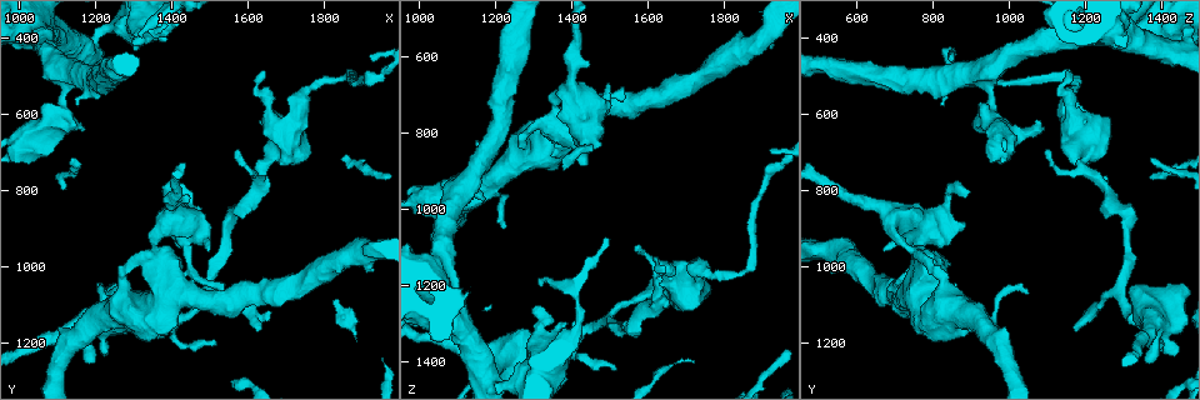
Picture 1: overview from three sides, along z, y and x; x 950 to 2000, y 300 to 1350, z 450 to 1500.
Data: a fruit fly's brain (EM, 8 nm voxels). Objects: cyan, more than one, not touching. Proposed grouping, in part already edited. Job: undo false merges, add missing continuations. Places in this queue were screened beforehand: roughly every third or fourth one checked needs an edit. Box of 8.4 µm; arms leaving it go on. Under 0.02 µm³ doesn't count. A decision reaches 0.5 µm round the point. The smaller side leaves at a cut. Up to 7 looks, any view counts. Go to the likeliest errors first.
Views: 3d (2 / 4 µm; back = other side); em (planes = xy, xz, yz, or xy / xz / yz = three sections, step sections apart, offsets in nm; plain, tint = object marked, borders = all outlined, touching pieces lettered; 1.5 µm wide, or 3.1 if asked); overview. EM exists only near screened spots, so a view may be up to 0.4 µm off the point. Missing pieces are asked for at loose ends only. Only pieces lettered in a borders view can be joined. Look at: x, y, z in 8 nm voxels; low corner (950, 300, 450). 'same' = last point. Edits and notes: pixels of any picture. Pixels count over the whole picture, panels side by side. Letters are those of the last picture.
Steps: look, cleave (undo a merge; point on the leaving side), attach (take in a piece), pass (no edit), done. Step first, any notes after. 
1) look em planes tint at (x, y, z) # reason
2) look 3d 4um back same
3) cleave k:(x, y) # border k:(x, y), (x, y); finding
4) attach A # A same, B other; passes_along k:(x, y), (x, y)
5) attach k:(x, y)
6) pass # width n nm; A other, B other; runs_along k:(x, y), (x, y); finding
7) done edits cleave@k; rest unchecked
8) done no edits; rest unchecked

look em planes borders at (1155, 570, 820) # thick end

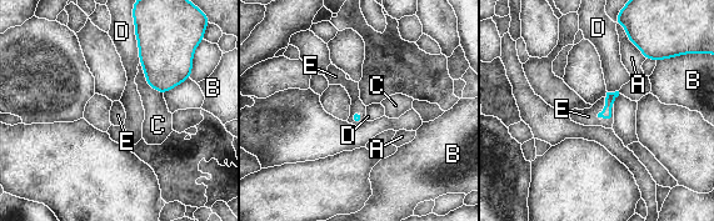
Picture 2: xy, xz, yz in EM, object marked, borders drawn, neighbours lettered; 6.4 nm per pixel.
attach E # A other, B other, C other, D other, E same; the cell continues

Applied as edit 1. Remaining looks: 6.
look overview

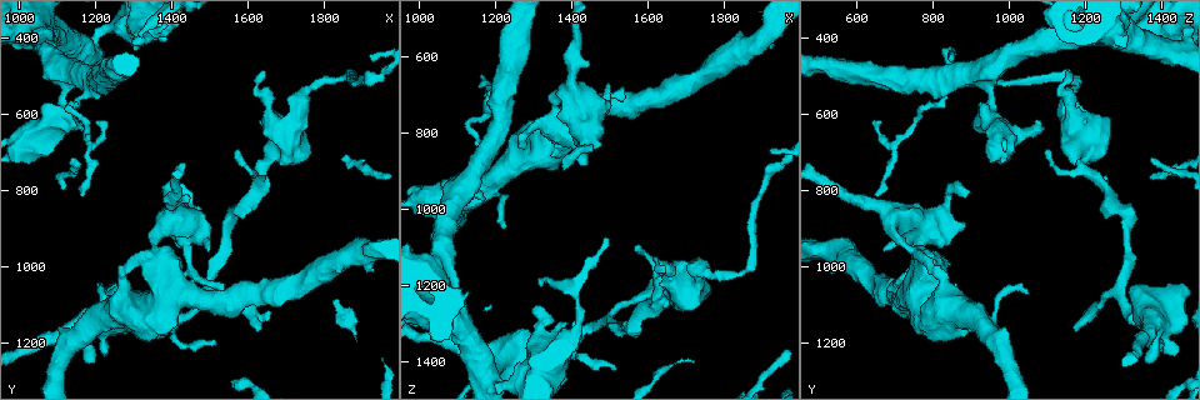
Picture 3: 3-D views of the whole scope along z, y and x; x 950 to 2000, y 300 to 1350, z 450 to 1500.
look 3d 2um at (1165, 815, 650) # branch stops here

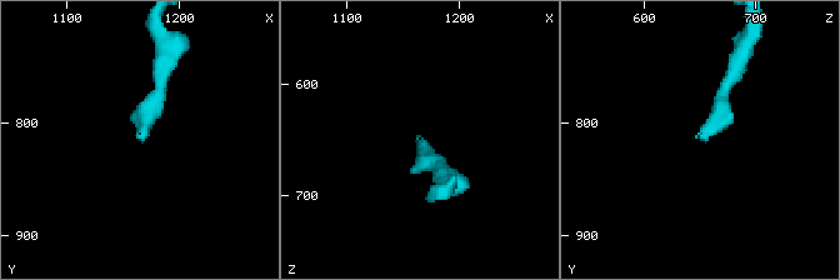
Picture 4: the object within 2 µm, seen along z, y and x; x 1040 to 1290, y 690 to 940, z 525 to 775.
look em yz step 4 borders at (1164, 812, 644)

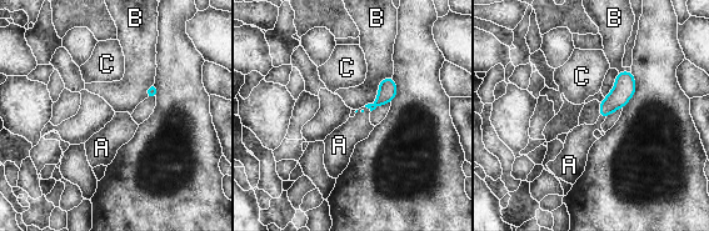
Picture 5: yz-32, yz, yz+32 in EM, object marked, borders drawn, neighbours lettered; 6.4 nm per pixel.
look em planes borders same # cut it another way

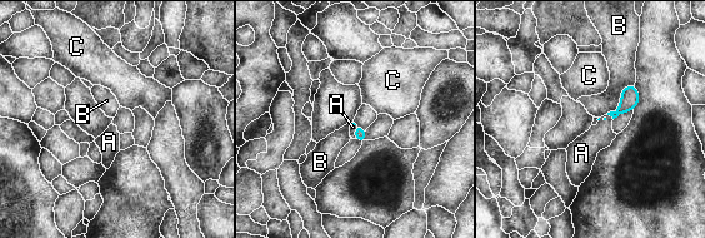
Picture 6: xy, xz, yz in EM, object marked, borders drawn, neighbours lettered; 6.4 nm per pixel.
attach A # A same, B other, C other; passes_along 6:(630, 97), (610, 115), (599, 137); it goes on there

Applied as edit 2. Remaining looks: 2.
look overview

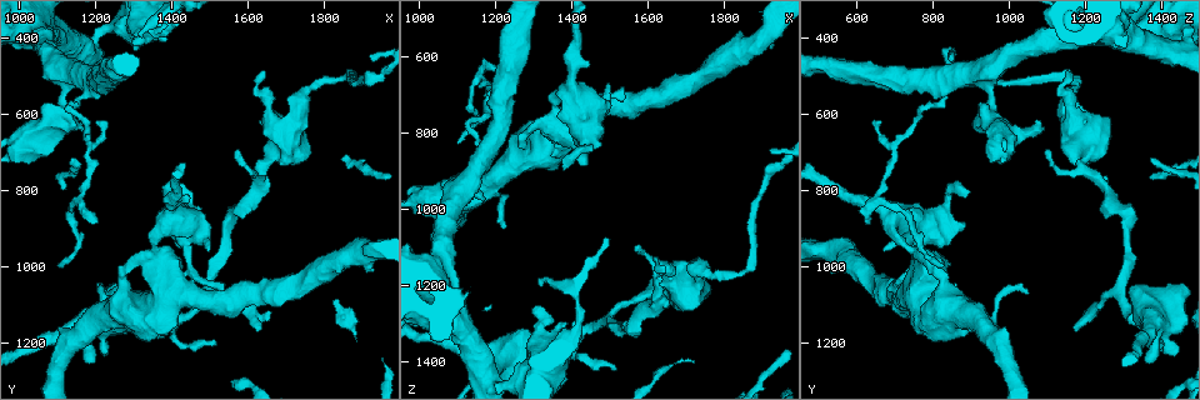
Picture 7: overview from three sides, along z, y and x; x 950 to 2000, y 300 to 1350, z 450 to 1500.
look em planes borders at (1925, 455, 845) # an open end

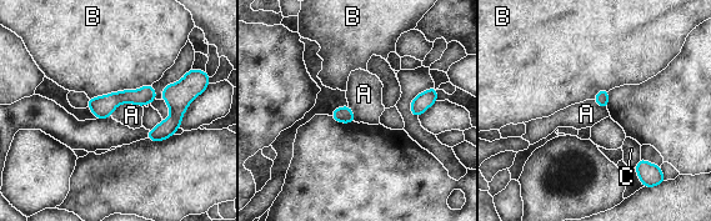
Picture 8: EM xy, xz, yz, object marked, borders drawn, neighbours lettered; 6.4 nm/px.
pass # longest_contact B 420 nm; A other, B other, C other; runs_along 8:(150, 88), (141, 96), (90, 104); no lettered piece goes on from it

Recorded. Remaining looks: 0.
done edits attach@2, attach@6; rest unchecked

